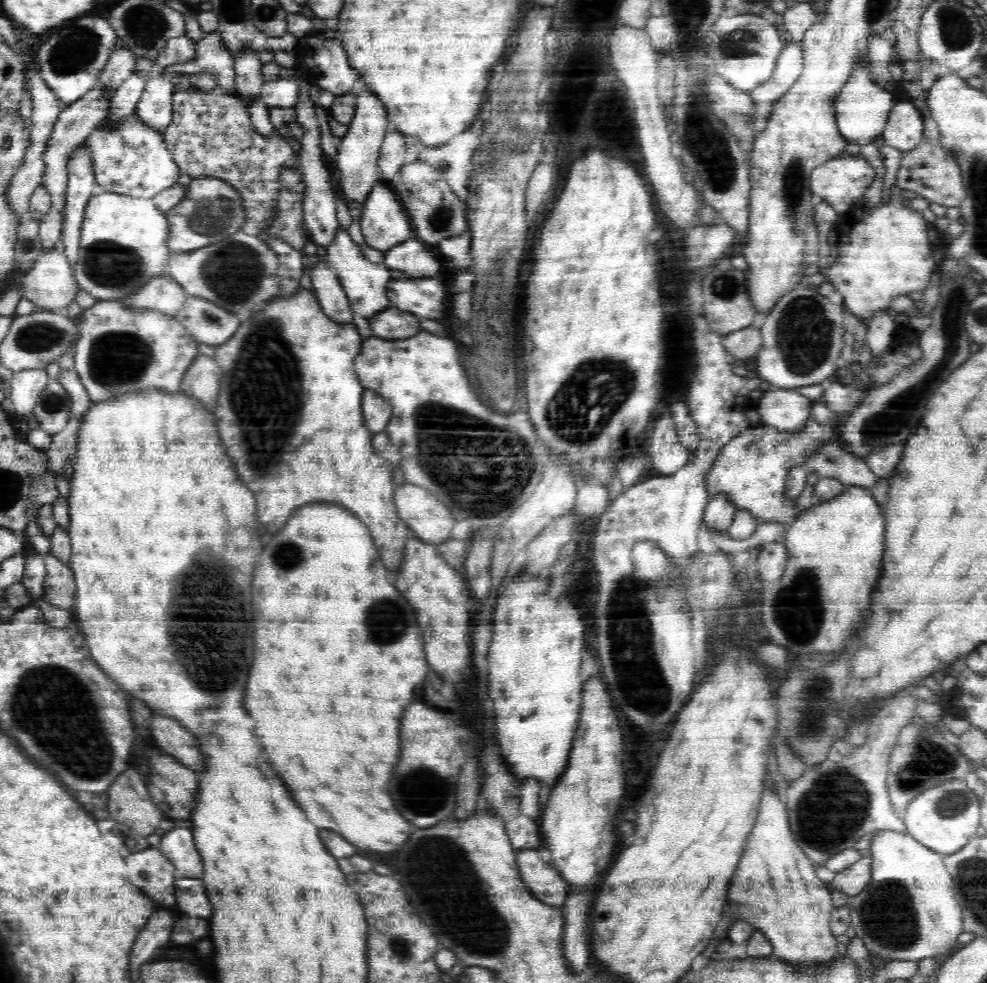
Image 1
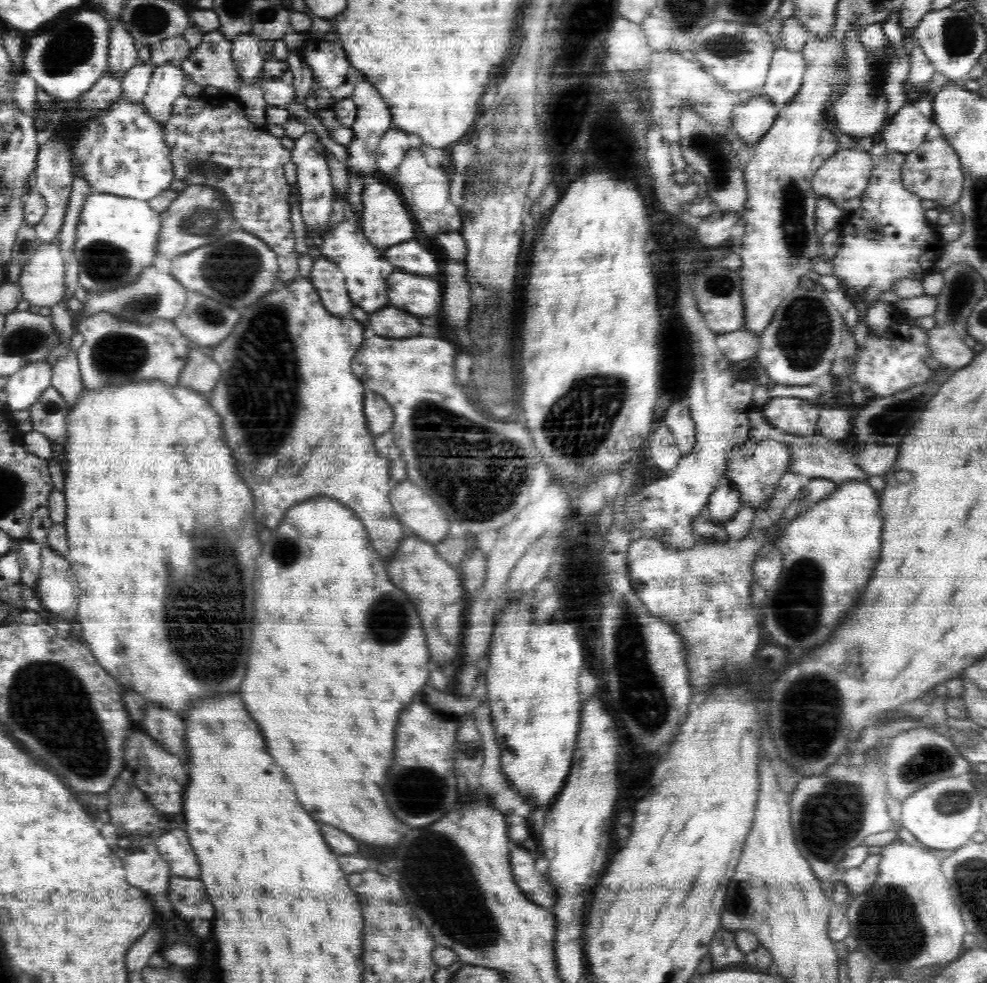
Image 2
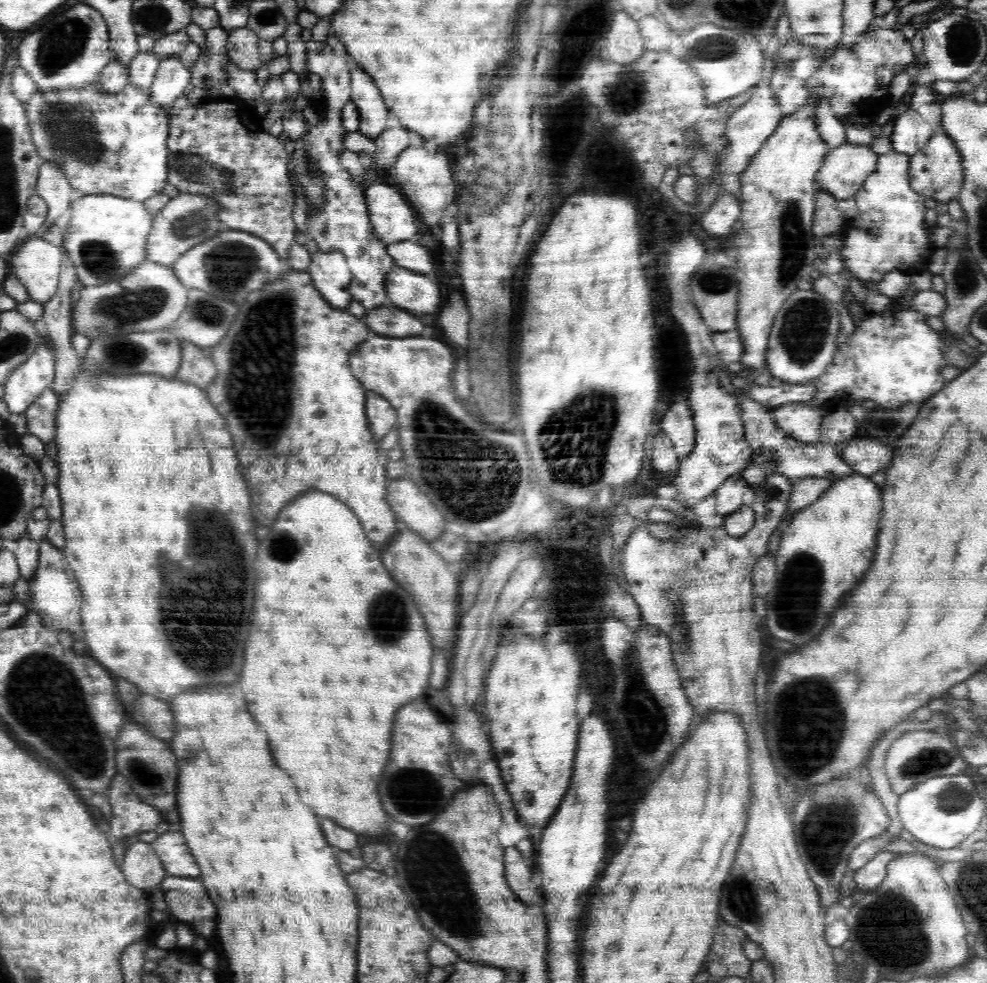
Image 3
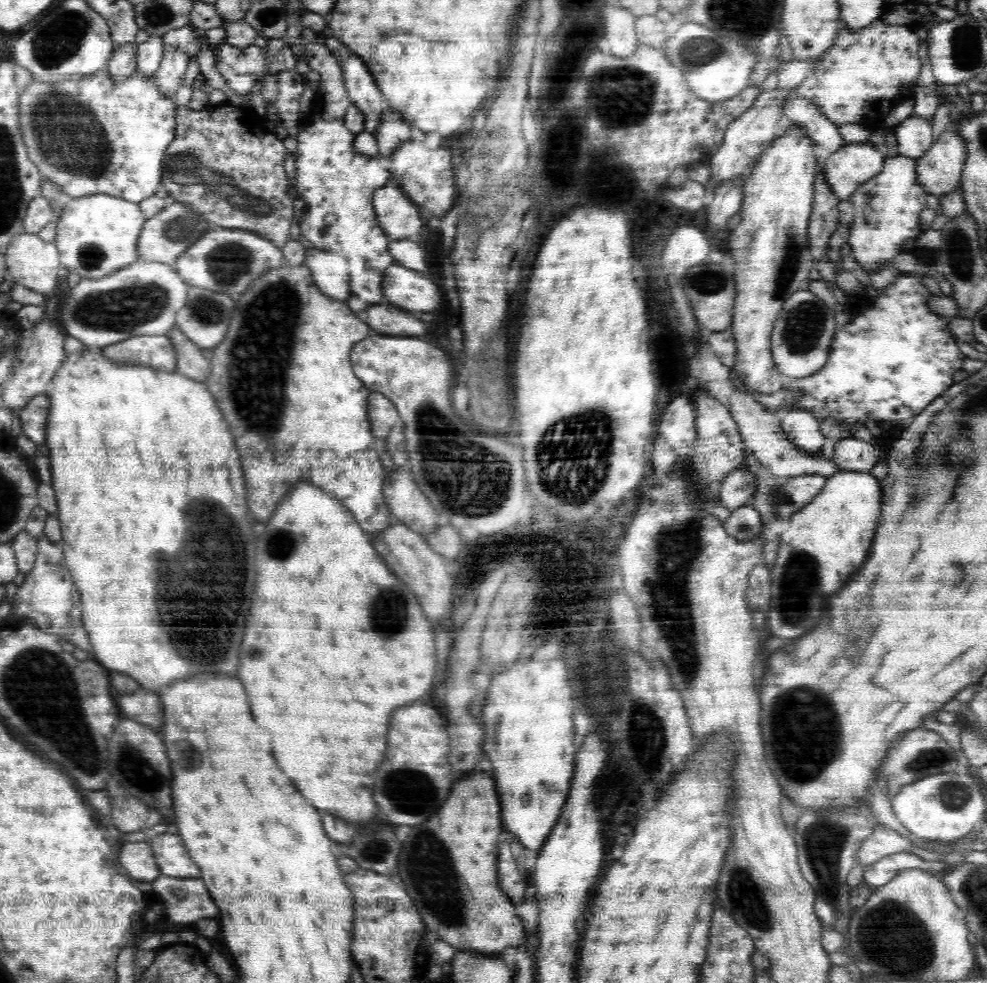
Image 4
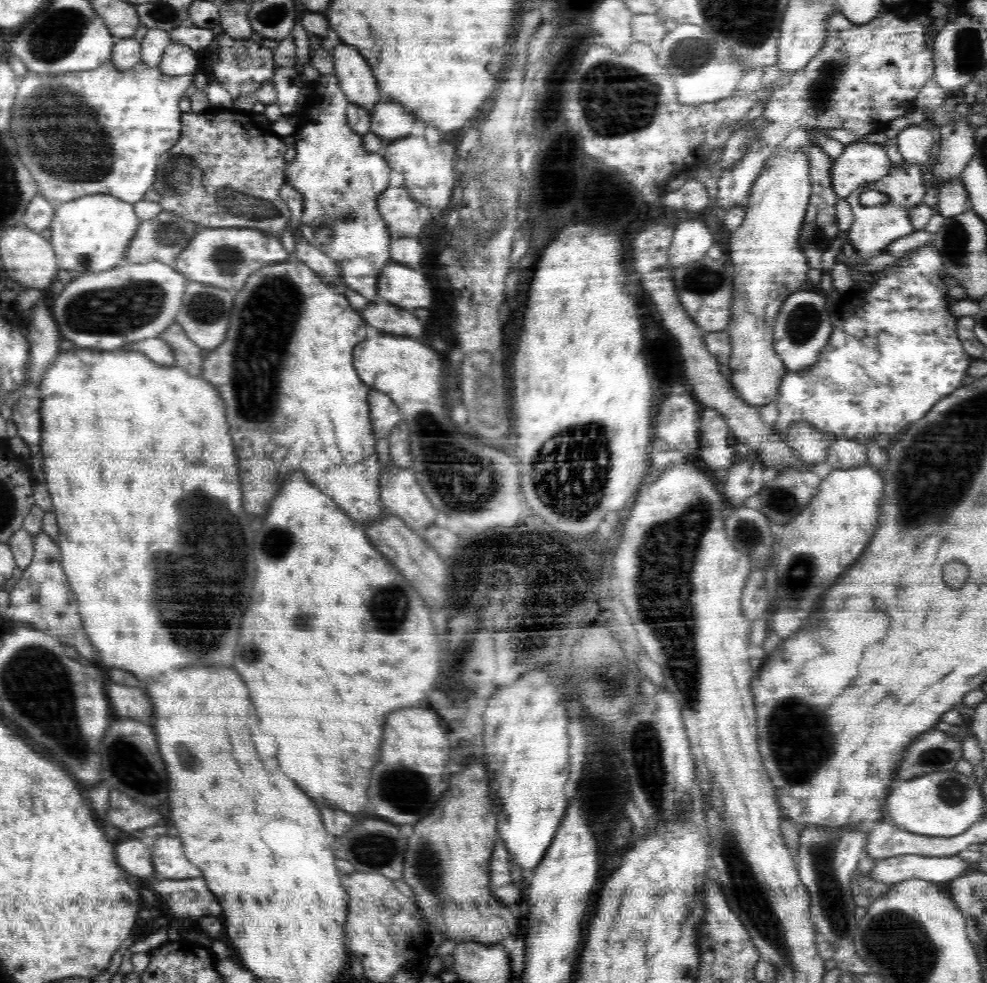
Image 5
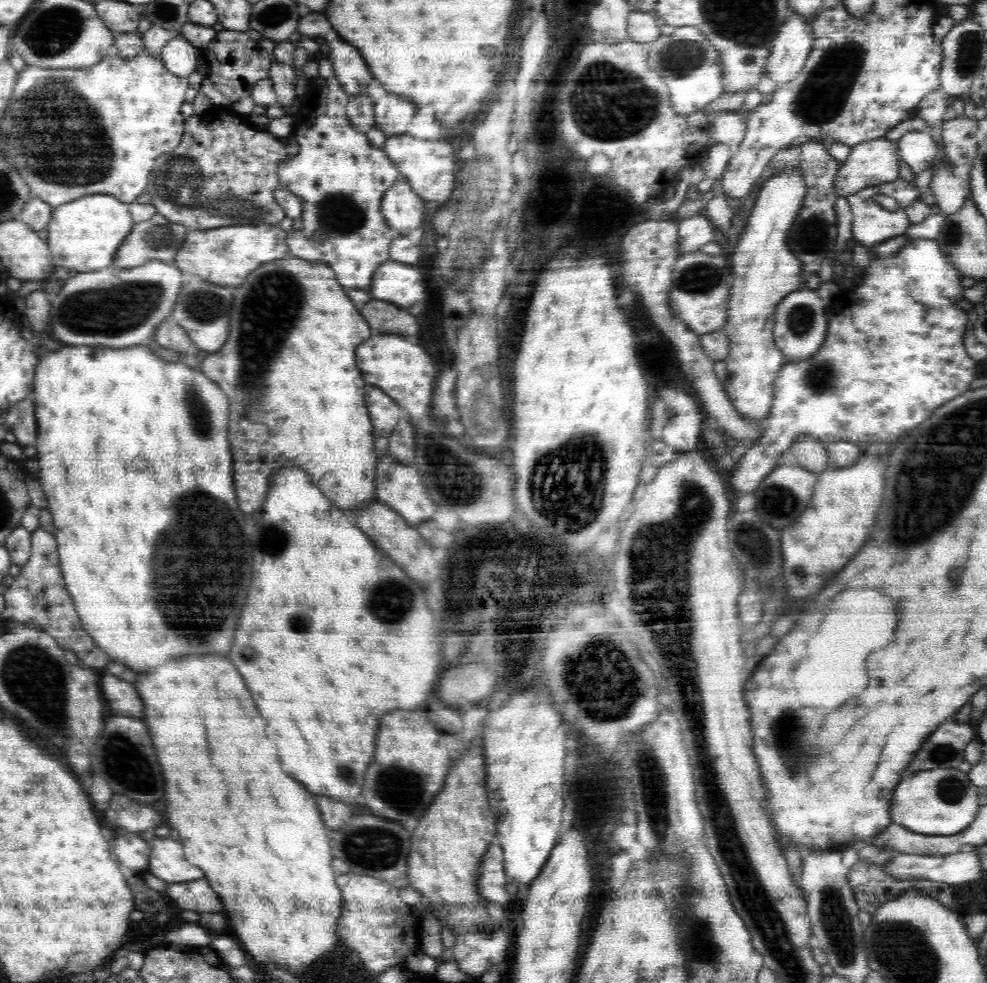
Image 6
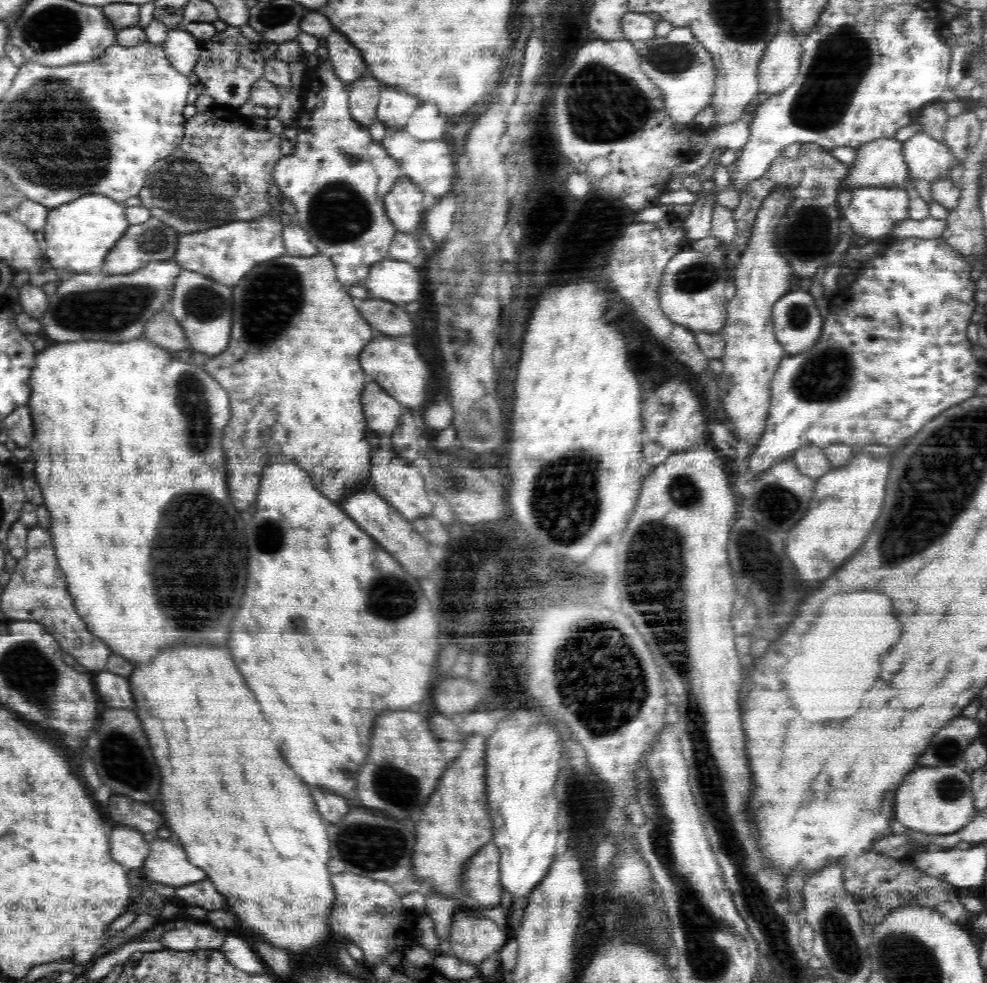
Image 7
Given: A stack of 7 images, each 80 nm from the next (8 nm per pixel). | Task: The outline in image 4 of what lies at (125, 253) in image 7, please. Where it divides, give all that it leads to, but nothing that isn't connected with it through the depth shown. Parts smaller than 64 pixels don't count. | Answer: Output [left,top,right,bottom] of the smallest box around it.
[137,202,212,266]

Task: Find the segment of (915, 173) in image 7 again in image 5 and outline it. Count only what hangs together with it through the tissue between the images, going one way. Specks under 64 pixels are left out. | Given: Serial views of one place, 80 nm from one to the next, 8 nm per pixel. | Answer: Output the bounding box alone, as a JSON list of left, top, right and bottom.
[897,125,932,165]

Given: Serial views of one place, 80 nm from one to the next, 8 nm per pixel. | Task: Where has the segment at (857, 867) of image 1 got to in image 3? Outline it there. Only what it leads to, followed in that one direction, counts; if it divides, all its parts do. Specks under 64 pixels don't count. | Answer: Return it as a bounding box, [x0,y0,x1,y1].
[854,851,898,893]

